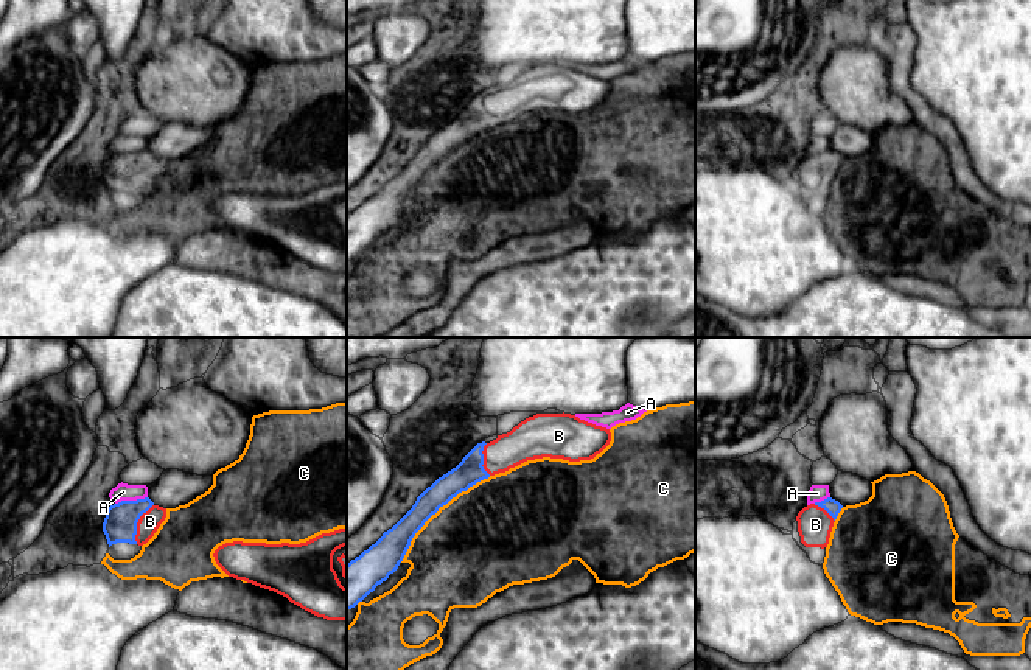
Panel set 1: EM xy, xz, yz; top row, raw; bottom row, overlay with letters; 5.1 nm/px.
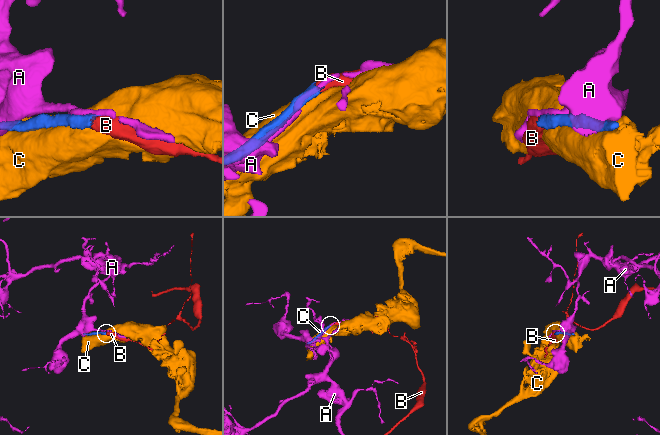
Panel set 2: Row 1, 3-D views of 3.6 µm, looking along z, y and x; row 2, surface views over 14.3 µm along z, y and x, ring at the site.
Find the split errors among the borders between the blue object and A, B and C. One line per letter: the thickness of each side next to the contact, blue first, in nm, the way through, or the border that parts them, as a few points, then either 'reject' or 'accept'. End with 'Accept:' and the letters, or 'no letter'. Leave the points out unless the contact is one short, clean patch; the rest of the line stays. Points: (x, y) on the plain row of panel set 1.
A: calibres 180 and 90 nm; reject
B: calibres 180 and 110 nm; way xy (120, 176), (136, 176), (150, 173); accept
C: calibres 140 and 500 nm; reject
Accept: B

